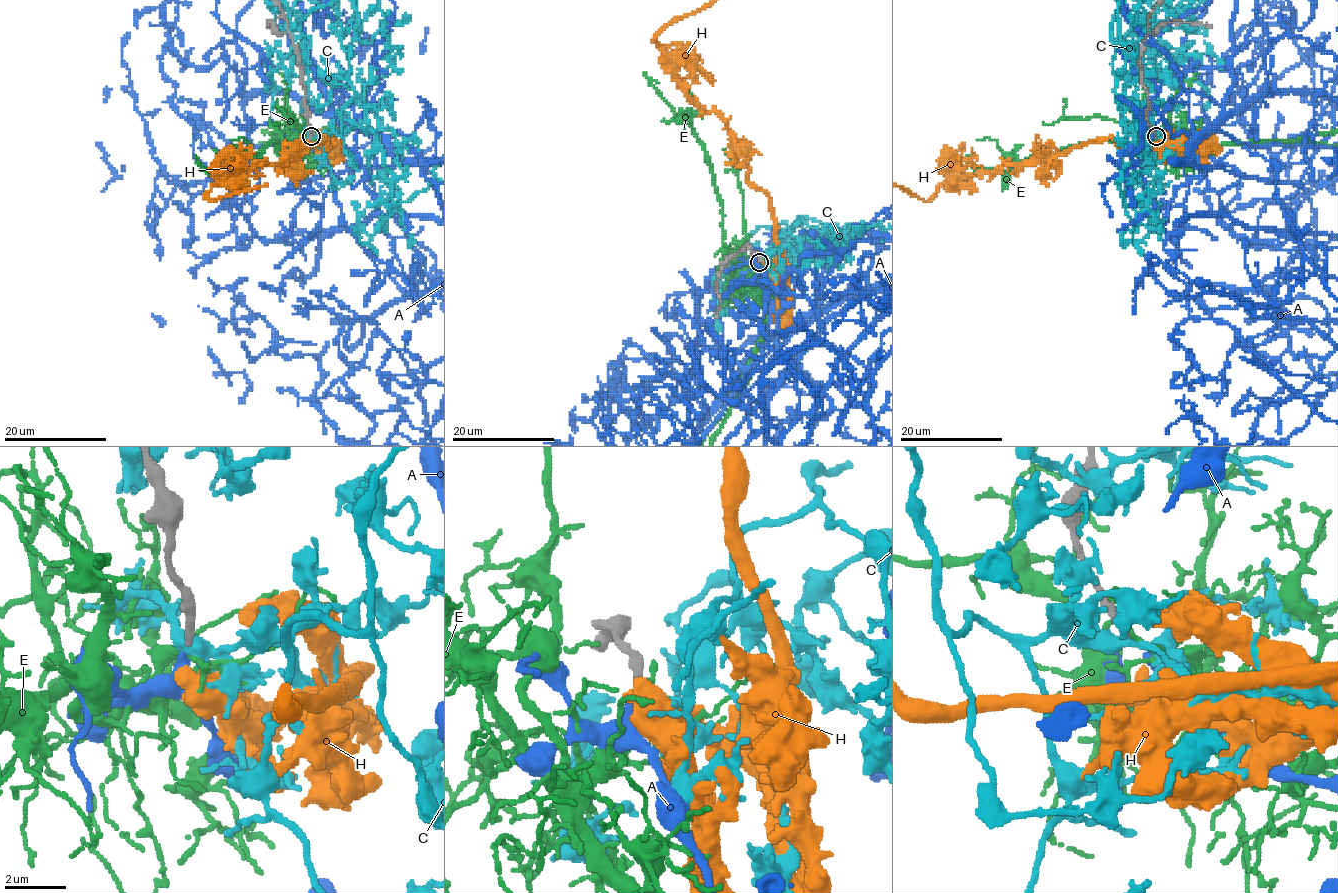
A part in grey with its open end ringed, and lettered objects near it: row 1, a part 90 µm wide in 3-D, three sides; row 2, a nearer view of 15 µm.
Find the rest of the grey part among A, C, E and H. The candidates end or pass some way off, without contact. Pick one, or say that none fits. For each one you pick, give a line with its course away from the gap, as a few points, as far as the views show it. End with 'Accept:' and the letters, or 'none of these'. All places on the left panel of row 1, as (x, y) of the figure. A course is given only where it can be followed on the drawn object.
Accept: A

